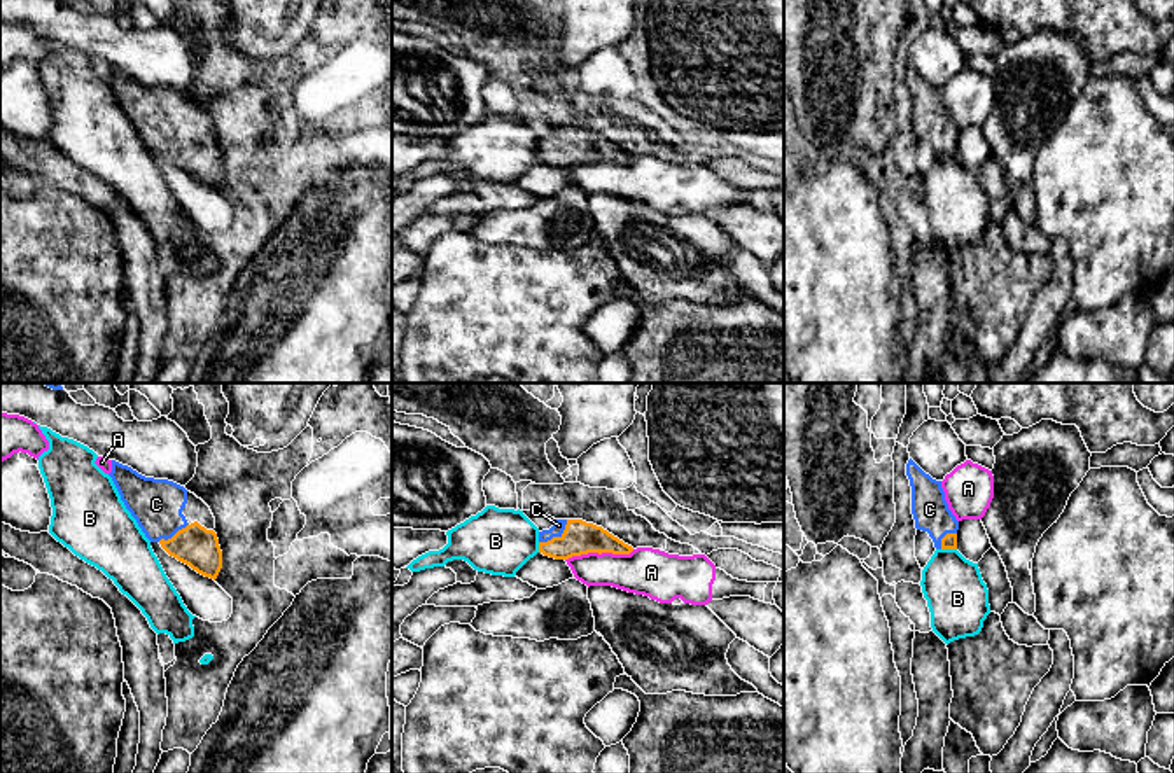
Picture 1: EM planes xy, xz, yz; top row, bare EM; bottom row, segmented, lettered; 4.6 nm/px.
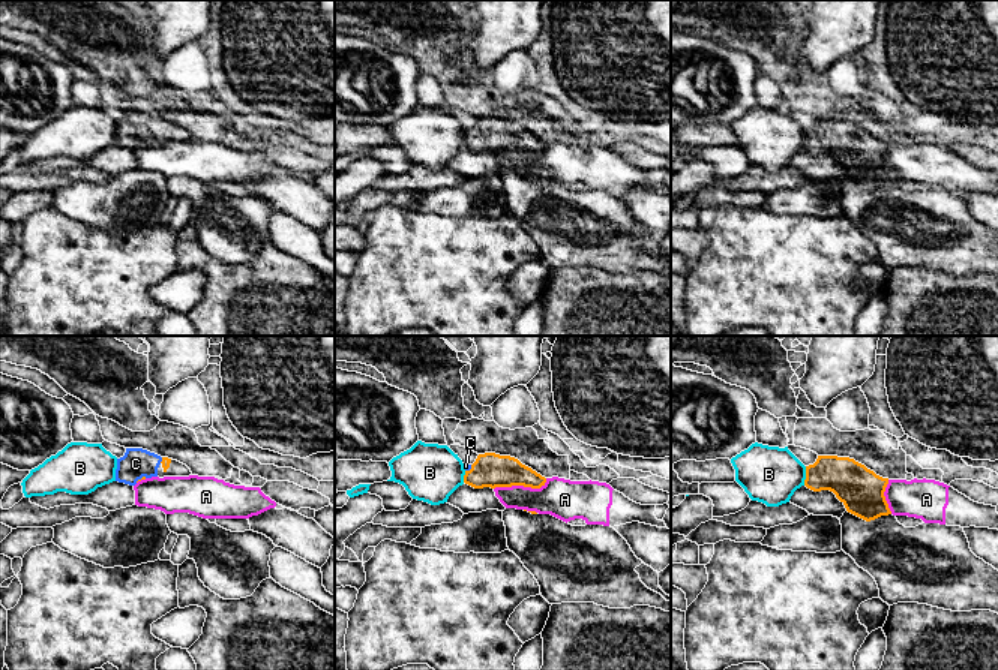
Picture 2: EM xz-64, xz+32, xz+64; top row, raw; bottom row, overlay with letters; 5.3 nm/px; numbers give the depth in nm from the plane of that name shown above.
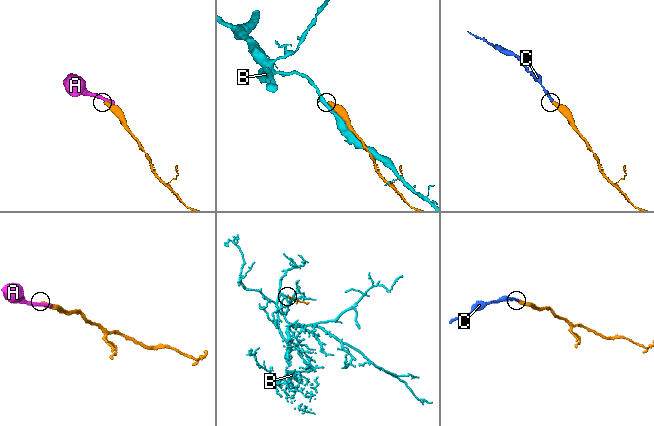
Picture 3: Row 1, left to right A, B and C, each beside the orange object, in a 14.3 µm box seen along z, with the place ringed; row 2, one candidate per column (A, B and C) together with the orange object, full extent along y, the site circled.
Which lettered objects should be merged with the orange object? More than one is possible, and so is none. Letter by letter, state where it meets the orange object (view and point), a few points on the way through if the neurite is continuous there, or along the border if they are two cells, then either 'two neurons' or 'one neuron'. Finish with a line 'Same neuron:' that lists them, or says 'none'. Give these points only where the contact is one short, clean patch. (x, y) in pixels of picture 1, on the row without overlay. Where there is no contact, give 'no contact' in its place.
A: contact xz (599, 161); two neurons
B: contact yz (949, 156); two neurons
C: contact xz (557, 146); way xz (580, 146), (557, 146), (559, 133); one neuron
Same neuron: C

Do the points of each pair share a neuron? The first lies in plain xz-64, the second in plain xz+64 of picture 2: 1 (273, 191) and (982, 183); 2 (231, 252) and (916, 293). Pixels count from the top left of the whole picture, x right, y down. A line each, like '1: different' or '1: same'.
1: different
2: different

